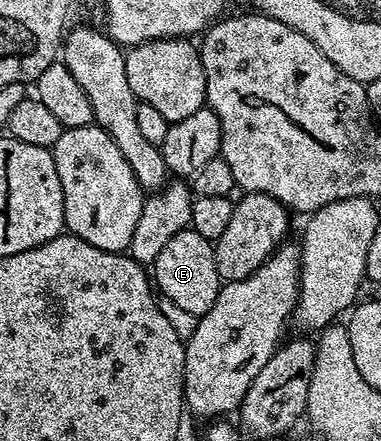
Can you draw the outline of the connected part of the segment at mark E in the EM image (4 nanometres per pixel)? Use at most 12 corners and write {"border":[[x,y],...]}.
{"border":[[190,229],[153,264],[162,298],[209,313],[221,286],[214,242]]}

